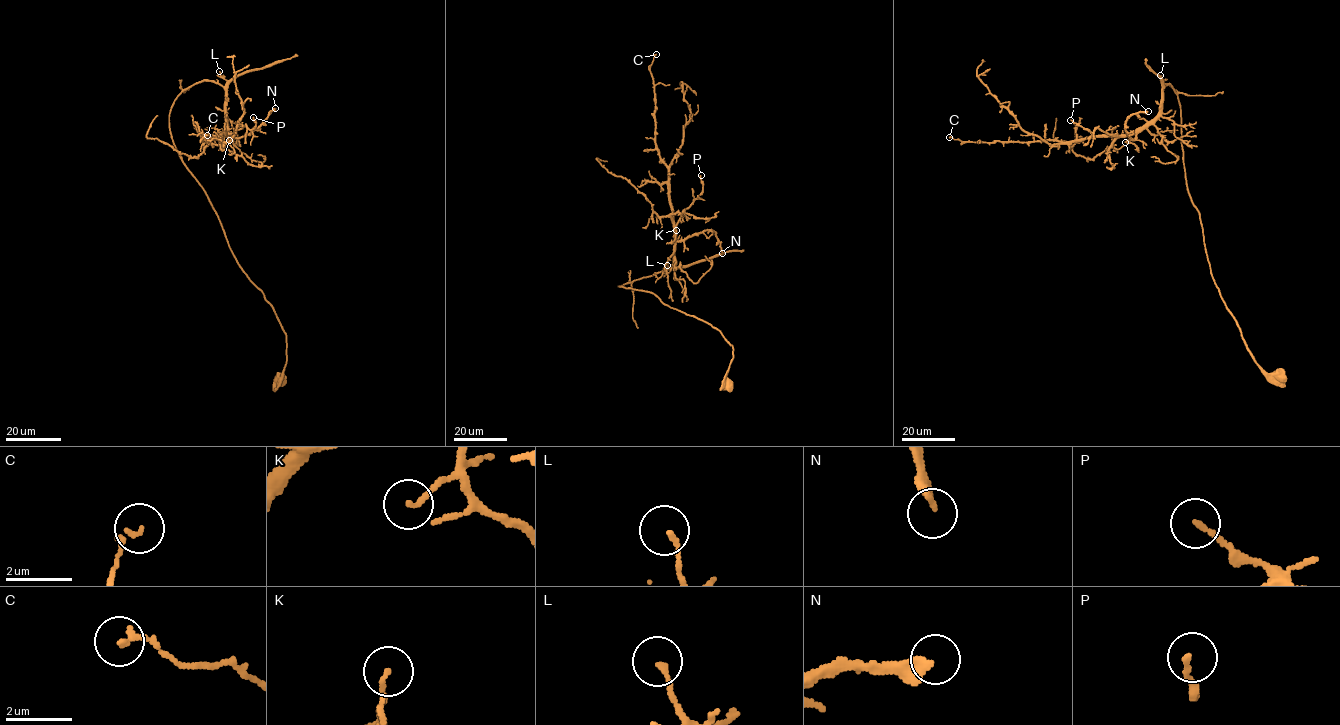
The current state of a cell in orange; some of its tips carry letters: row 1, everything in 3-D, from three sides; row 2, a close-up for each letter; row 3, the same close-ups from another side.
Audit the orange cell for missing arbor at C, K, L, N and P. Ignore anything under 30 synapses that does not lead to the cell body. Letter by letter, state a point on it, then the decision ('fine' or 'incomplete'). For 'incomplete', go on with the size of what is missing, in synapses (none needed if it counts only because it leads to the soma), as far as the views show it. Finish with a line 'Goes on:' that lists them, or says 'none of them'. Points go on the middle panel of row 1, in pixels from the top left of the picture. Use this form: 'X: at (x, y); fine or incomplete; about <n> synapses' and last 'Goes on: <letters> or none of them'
C: at (656, 54); fine
K: at (676, 230); fine
L: at (667, 265); fine
N: at (722, 253); fine
P: at (701, 175); fine
Goes on: none of them

